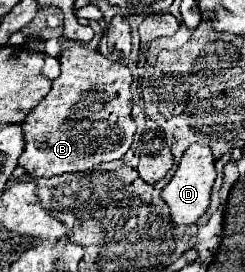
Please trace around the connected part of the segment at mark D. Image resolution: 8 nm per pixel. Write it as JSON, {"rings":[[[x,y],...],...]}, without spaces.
{"rings":[[[196,143],[190,145],[184,151],[184,155],[182,155],[182,159],[174,171],[174,177],[162,189],[162,199],[170,207],[172,221],[176,221],[180,225],[194,223],[210,205],[210,189],[214,185],[214,179],[216,179],[216,169],[214,169],[214,157],[212,157],[210,147],[196,145]]]}

